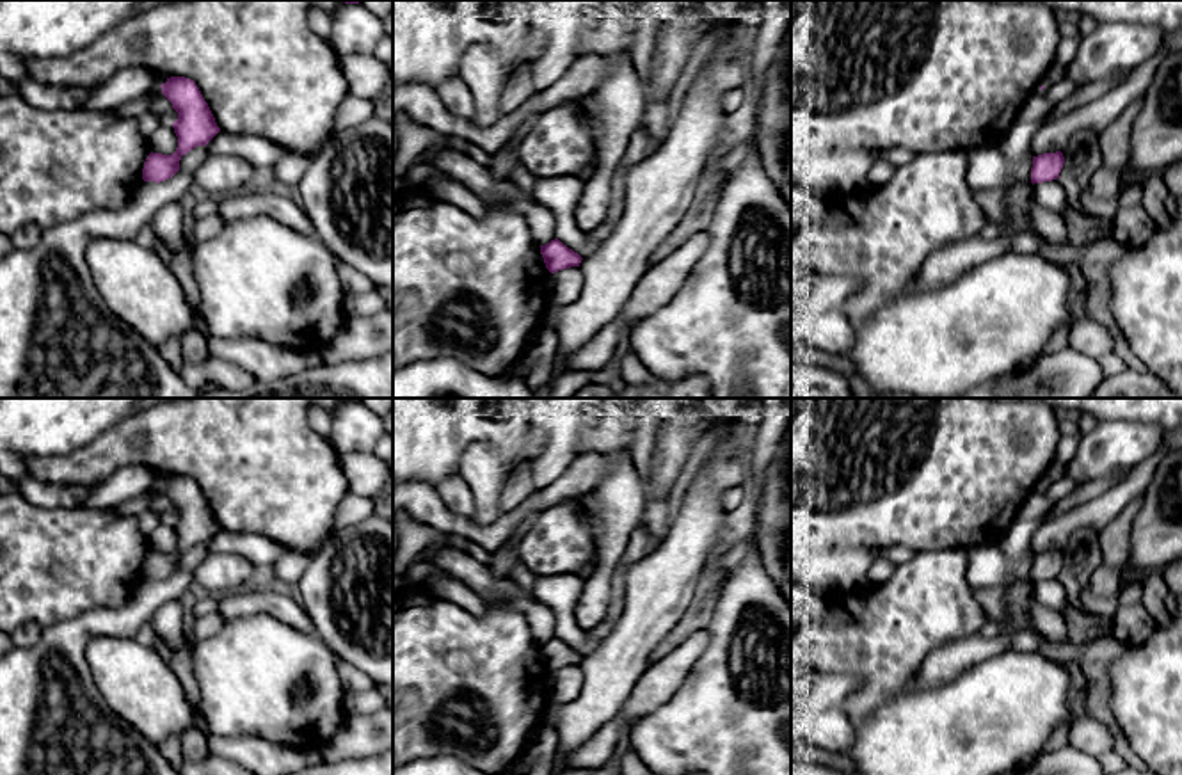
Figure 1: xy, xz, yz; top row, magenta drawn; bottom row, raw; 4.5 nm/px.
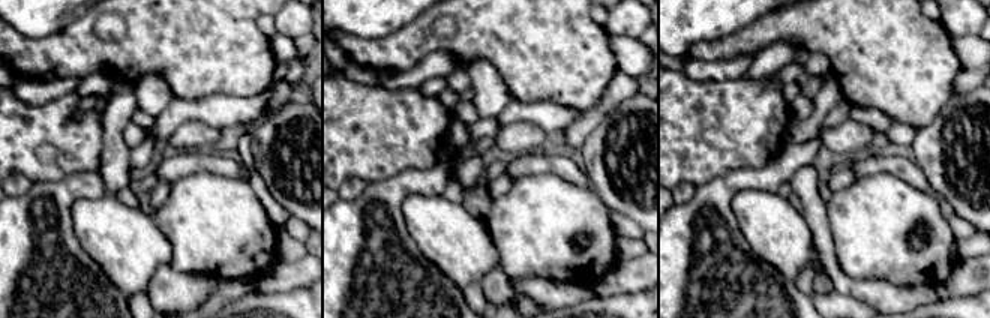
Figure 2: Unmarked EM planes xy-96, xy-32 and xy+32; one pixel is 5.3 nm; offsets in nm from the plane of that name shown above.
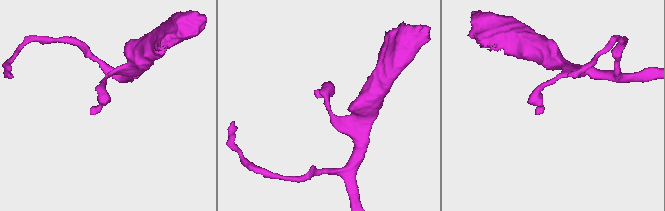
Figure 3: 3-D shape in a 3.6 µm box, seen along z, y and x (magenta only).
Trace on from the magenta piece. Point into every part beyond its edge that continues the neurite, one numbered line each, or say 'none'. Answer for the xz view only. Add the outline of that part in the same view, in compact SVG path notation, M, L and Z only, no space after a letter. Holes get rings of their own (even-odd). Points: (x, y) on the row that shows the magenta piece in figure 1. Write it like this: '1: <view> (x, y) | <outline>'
none

